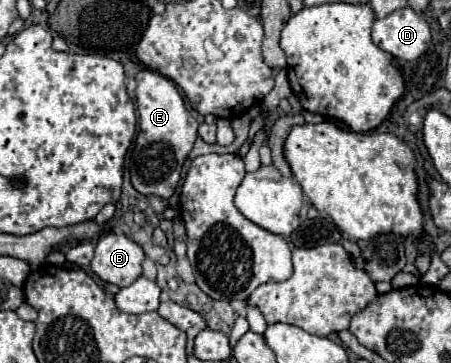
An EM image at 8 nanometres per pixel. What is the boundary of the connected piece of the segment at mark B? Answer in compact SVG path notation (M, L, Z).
M109 232L109 234L101 236L99 242L97 242L95 258L91 262L91 270L103 282L113 282L119 288L123 288L123 286L129 286L131 282L135 282L143 274L143 268L141 268L143 260L145 260L145 252L143 252L143 248L137 242L133 242L125 234L113 234L113 232Z

